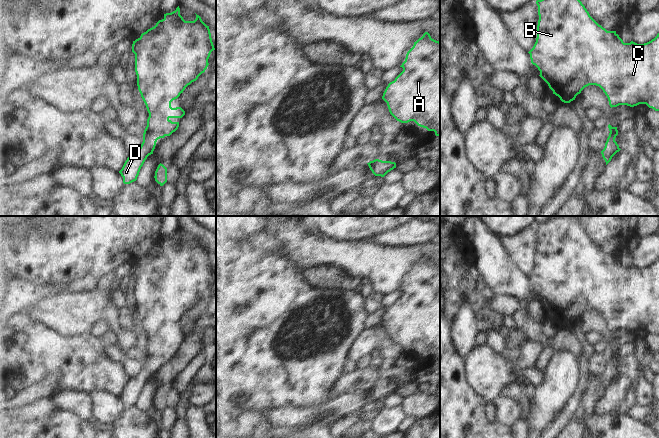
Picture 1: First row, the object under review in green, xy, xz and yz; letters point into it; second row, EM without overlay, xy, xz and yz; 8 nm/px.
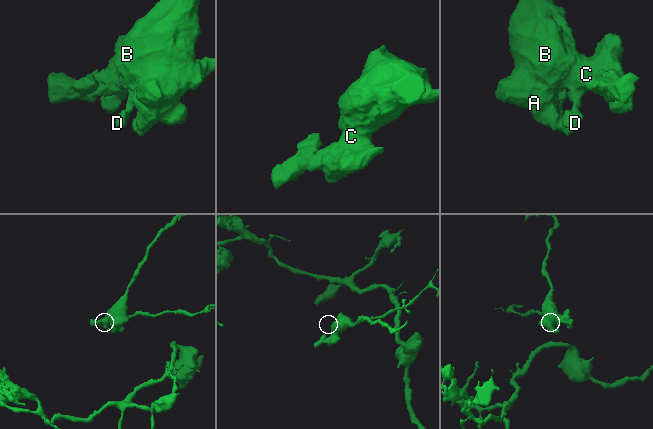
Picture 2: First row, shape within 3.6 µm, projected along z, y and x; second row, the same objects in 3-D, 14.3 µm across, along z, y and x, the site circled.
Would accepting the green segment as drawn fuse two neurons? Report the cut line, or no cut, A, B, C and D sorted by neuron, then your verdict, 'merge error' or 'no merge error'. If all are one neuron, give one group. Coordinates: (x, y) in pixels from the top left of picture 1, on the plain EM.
cut none; groups A B C D; no merge error

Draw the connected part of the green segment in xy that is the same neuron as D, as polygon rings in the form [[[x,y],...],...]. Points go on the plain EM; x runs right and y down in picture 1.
[[[179,230],[133,265],[137,310],[149,341],[140,372],[129,378],[119,395],[124,408],[137,404],[157,364],[178,353],[179,346],[170,343],[182,342],[185,335],[172,332],[171,326],[205,296],[213,274],[209,250],[197,238],[194,245],[185,245]]]

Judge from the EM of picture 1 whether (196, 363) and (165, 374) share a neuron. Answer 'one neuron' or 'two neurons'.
two neurons

